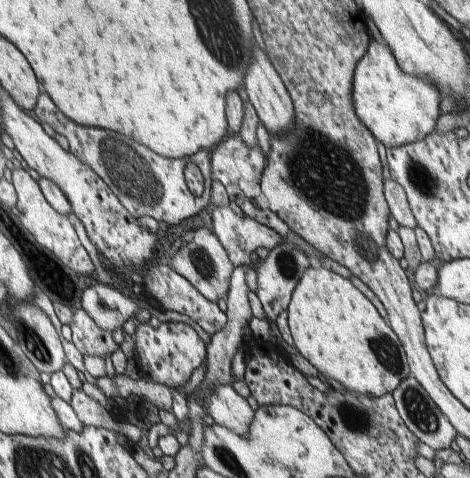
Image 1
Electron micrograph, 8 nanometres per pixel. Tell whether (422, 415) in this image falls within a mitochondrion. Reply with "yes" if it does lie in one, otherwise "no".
yes

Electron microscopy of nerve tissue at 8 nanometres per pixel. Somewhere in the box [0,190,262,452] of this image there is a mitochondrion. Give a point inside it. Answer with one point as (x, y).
(34, 343)

